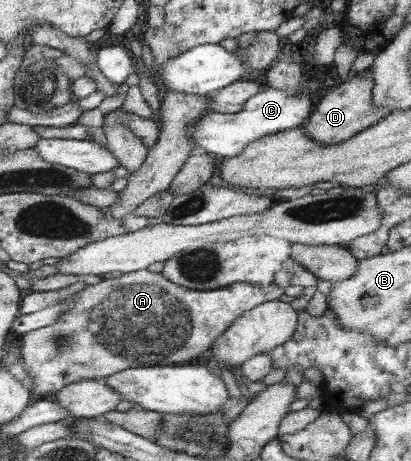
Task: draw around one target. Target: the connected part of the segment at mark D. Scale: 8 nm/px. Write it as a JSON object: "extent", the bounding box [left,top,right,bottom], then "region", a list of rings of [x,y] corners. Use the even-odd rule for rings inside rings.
{"extent":[302,70,389,145],"region":[[[367,70],[354,77],[350,76],[347,82],[341,83],[324,95],[317,103],[314,113],[310,114],[309,120],[302,126],[313,141],[330,145],[331,143],[341,143],[341,141],[356,136],[357,133],[377,124],[389,113],[387,107],[373,105],[373,78]]]}

